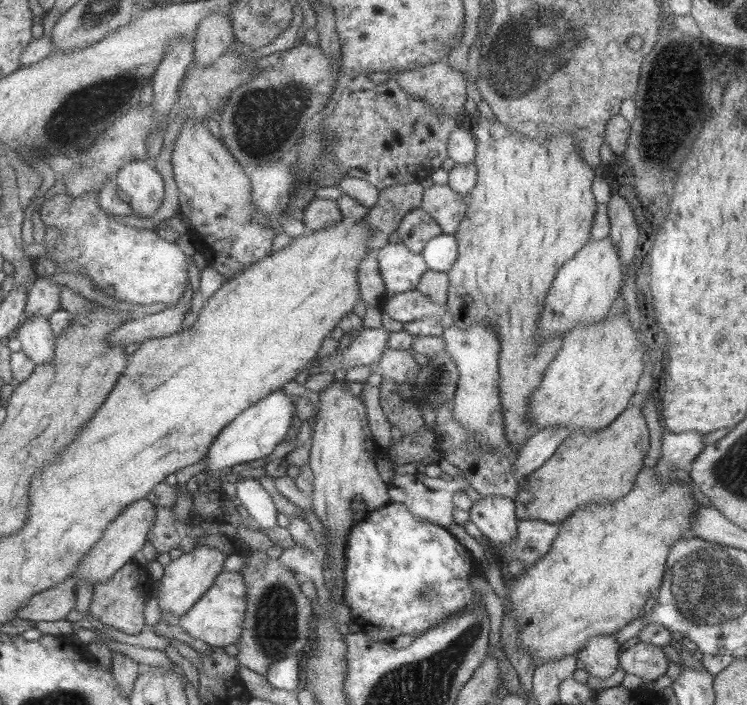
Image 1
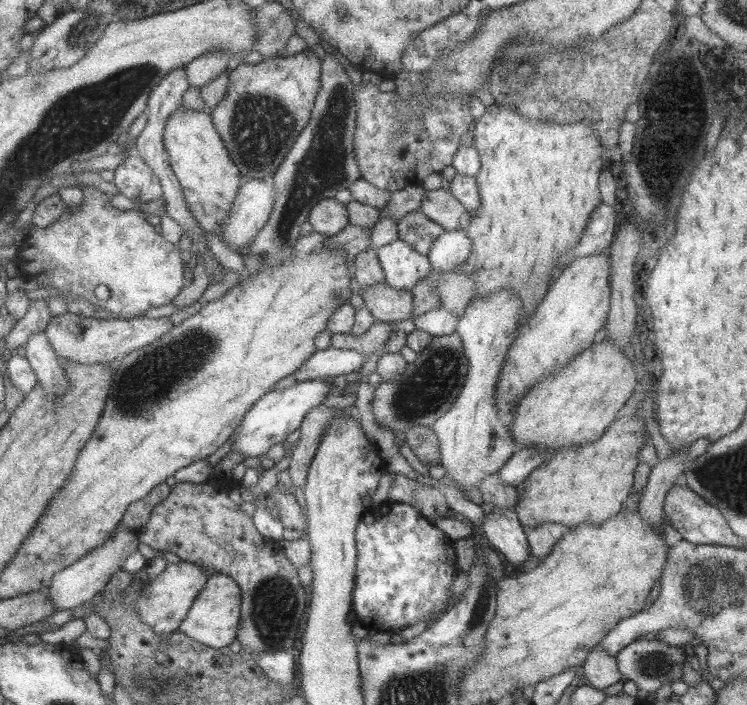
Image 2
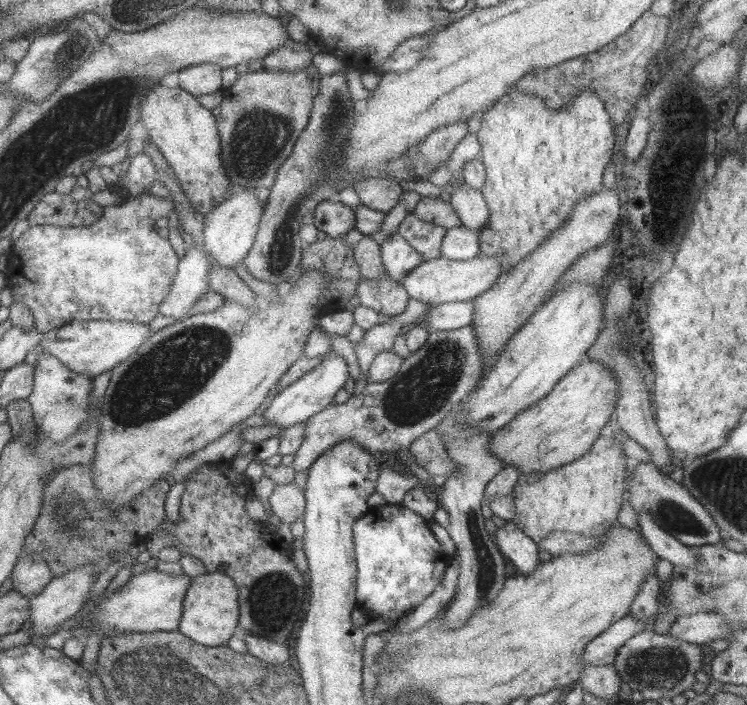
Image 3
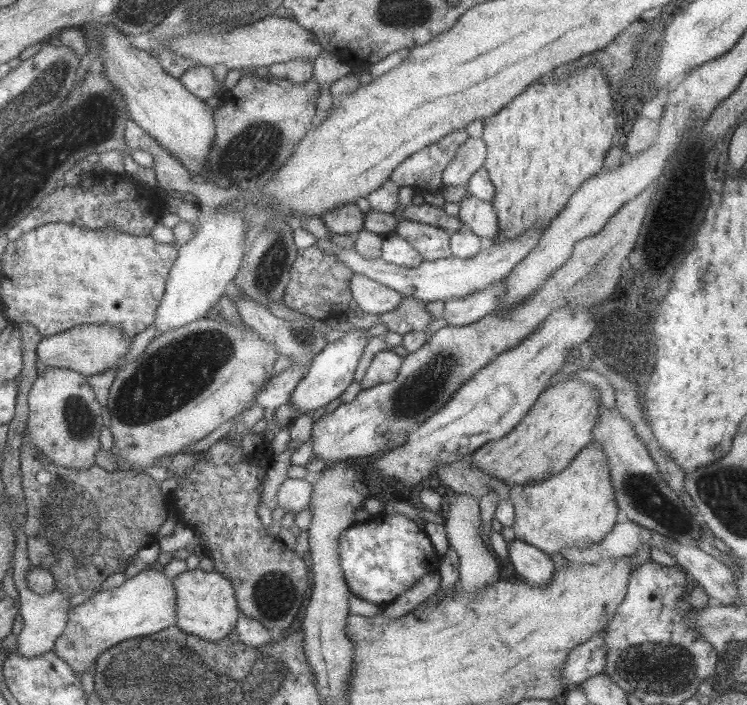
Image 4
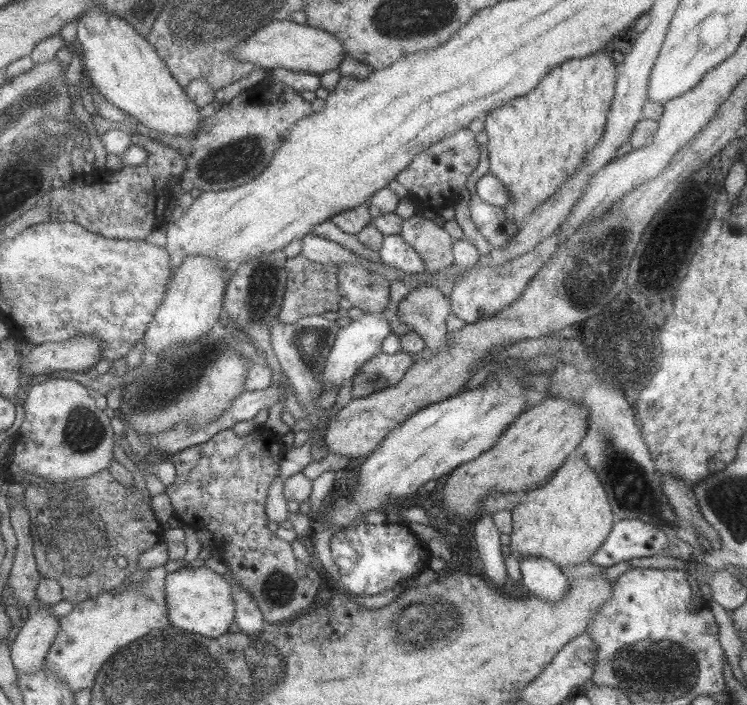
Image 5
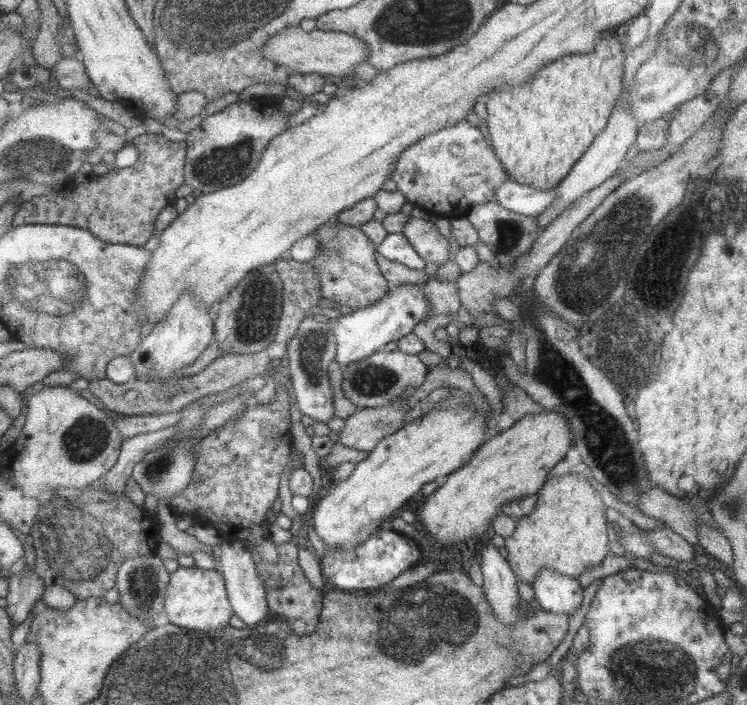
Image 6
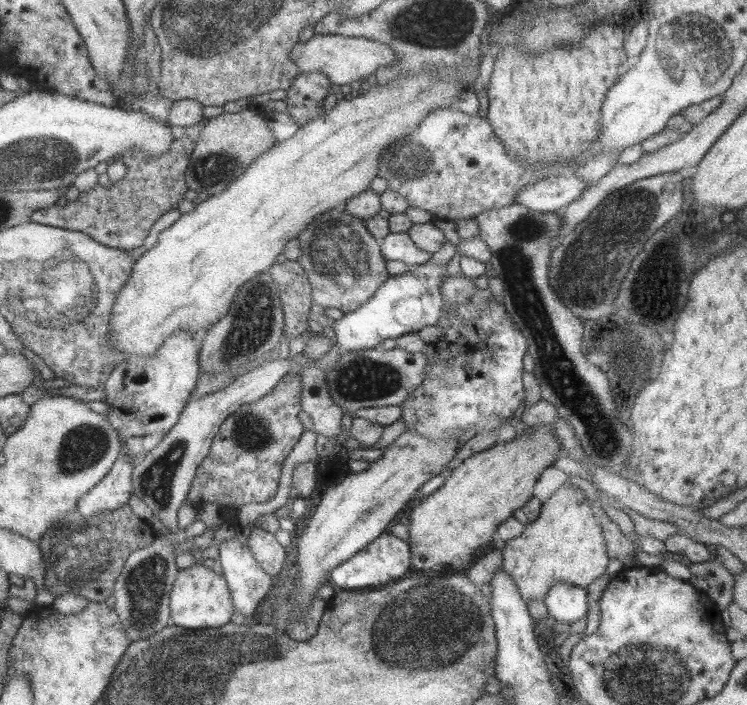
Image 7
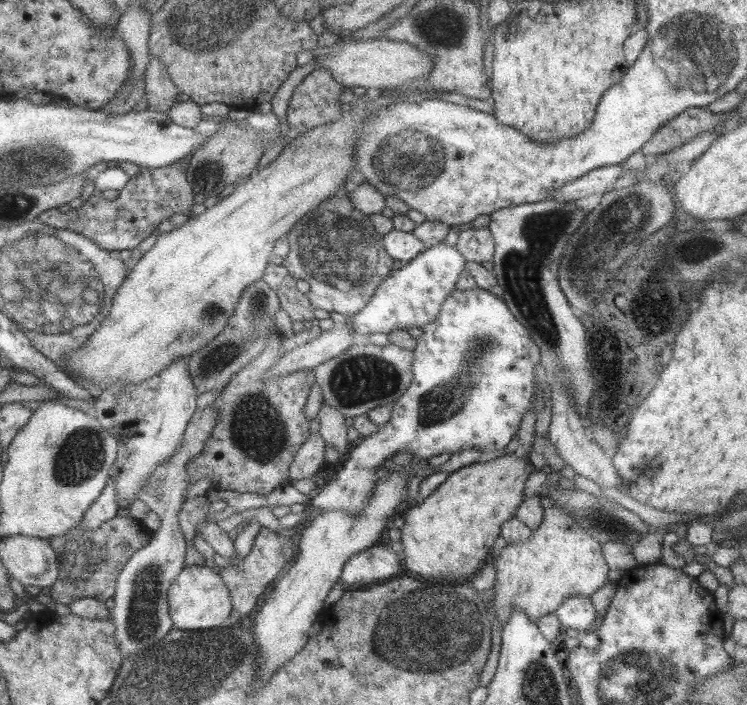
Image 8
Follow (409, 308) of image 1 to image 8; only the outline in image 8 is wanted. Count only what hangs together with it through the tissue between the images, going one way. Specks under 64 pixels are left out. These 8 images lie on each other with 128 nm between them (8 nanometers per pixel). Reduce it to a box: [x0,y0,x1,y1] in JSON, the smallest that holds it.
[278,185,394,317]

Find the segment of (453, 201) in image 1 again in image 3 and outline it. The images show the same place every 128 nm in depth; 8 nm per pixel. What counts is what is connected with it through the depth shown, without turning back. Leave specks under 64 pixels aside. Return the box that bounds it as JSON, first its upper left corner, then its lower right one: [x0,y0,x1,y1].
[411,196,462,230]

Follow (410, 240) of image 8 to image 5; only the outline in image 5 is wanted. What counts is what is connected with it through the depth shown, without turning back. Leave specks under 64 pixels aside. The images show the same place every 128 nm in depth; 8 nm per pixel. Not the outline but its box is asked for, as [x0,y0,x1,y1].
[378,235,426,275]

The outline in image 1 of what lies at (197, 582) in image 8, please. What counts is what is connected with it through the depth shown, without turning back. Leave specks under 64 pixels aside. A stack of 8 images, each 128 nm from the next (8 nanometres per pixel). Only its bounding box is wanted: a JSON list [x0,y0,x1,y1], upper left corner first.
[178,570,245,647]

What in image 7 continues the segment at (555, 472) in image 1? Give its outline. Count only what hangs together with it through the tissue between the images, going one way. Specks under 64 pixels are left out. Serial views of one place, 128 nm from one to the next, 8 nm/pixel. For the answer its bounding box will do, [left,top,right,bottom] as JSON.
[500,482,609,605]

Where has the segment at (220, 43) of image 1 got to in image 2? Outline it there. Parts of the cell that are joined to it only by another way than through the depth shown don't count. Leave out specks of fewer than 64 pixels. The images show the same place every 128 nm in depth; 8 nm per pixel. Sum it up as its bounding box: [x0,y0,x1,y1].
[185,50,229,88]

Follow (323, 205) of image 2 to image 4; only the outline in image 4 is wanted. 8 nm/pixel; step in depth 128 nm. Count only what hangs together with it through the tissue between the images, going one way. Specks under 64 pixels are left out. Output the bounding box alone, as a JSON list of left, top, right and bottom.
[319,204,364,235]

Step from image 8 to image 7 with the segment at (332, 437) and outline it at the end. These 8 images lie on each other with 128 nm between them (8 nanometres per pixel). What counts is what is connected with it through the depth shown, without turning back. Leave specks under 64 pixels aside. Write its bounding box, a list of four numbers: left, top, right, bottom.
[298,332,344,437]

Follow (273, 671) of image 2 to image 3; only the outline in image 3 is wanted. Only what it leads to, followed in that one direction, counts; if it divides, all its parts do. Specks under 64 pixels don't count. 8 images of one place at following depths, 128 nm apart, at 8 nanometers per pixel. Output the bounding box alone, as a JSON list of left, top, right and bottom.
[238,632,292,666]

